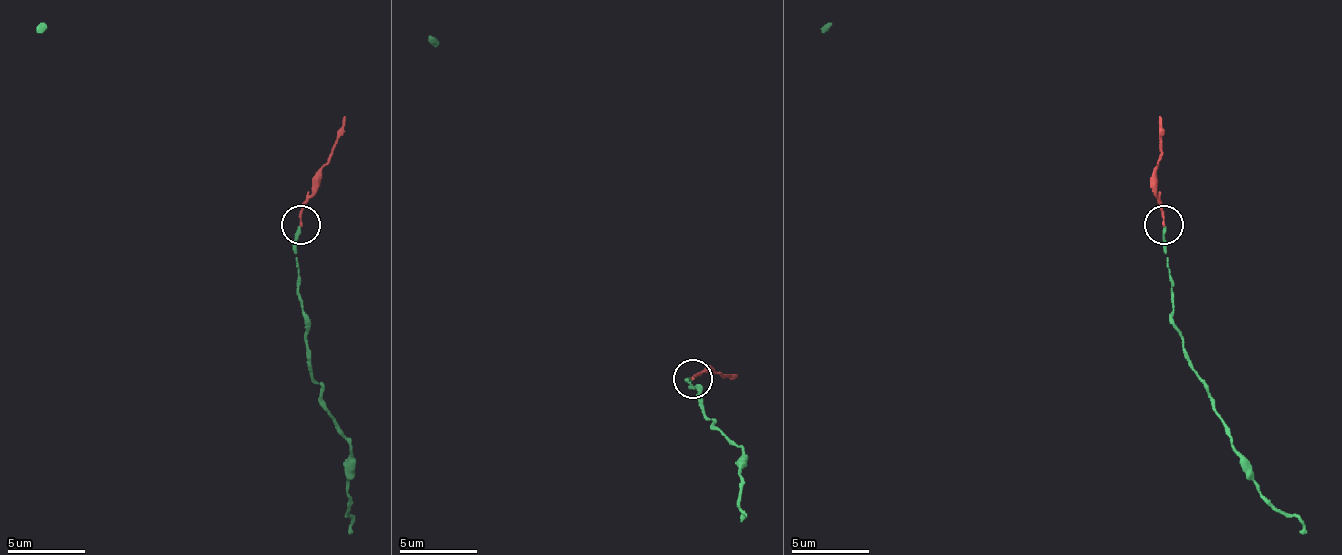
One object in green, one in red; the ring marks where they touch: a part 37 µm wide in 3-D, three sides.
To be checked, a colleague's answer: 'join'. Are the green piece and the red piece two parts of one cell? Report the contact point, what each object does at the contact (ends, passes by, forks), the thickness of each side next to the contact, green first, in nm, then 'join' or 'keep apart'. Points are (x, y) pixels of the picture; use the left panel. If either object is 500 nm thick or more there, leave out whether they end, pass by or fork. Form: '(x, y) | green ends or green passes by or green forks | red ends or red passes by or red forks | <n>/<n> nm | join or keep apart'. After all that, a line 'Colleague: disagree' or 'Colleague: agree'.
(300, 224) | green ends | red ends | 180/140 nm | keep apart
Colleague: disagree

